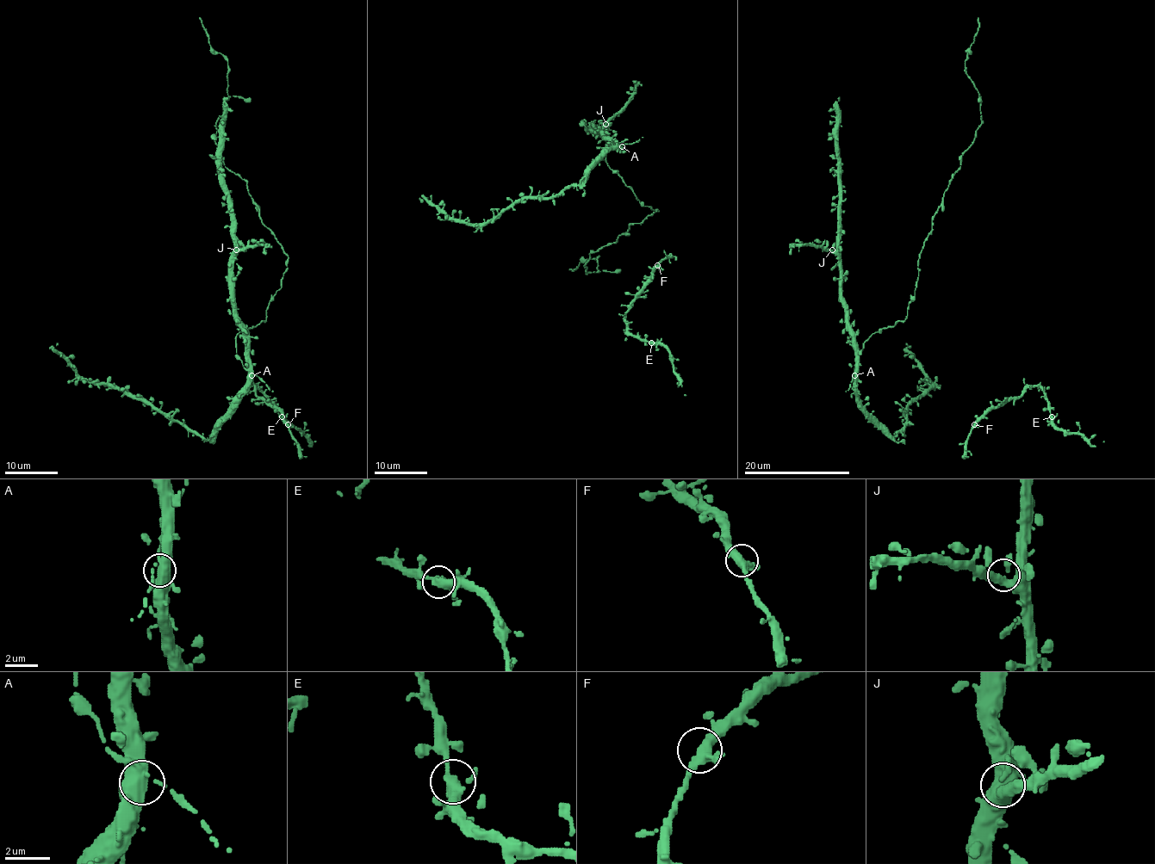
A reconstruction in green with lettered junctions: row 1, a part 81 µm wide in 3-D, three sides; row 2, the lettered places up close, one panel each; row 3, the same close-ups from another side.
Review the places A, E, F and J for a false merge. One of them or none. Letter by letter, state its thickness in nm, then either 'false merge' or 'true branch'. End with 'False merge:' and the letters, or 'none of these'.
A: calibre 380 nm; true branch
E: calibre 360 nm; true branch
F: calibre 360 nm; true branch
J: calibre 340 nm; true branch
False merge: none of these

